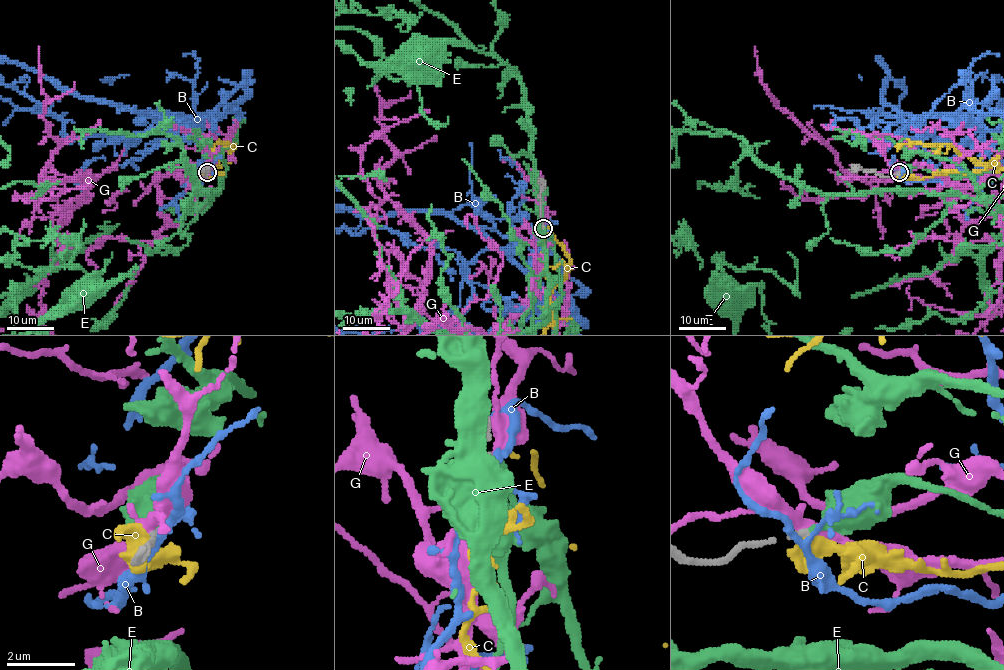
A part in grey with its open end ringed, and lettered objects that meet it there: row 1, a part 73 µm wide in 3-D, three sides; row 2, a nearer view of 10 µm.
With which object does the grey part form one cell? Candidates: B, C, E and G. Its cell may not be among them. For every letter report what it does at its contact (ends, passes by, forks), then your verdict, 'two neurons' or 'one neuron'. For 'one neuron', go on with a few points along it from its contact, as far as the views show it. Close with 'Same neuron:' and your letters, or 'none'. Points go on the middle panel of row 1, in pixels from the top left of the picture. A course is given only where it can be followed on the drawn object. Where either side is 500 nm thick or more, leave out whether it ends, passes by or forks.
B: it forks | two neurons
C: two neurons
E: it ends | one neuron
G: it passes by | two neurons
Same neuron: E

